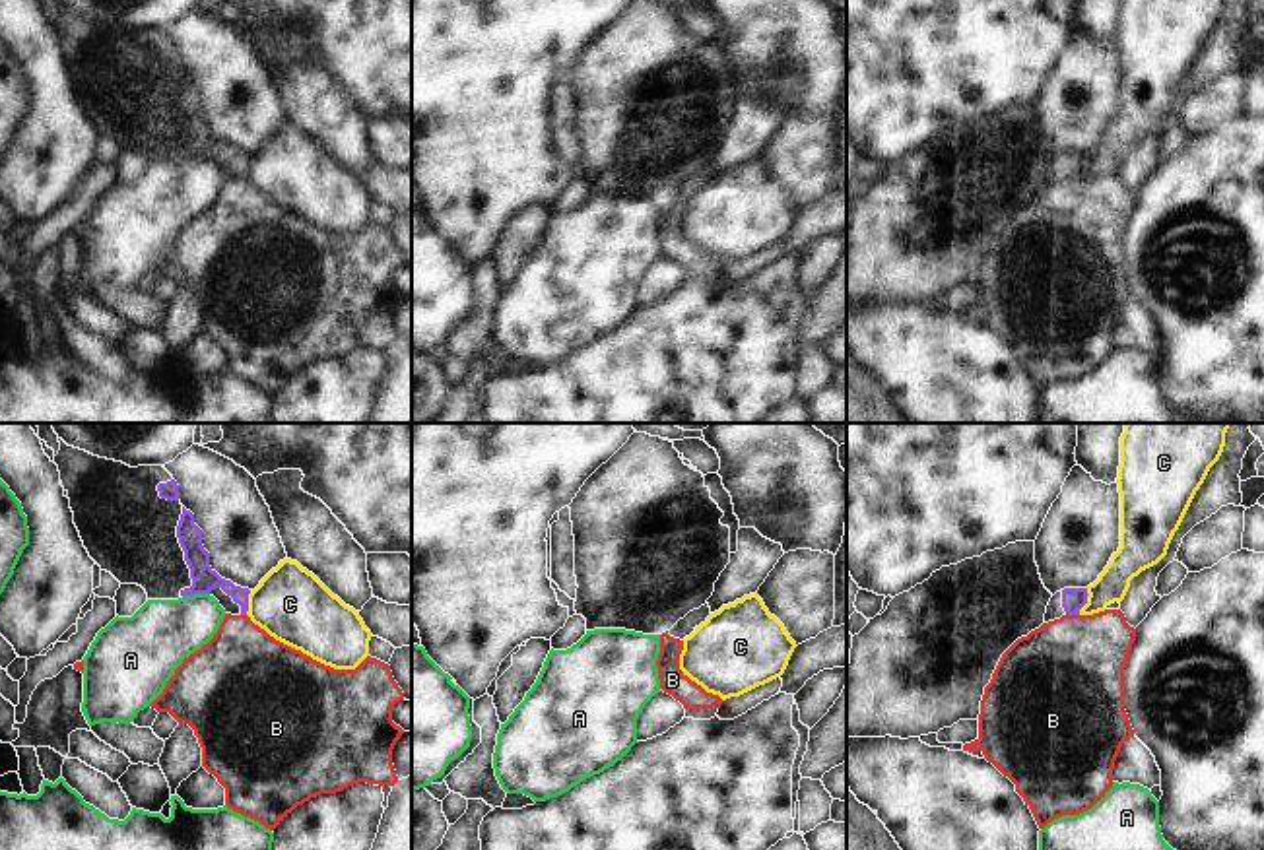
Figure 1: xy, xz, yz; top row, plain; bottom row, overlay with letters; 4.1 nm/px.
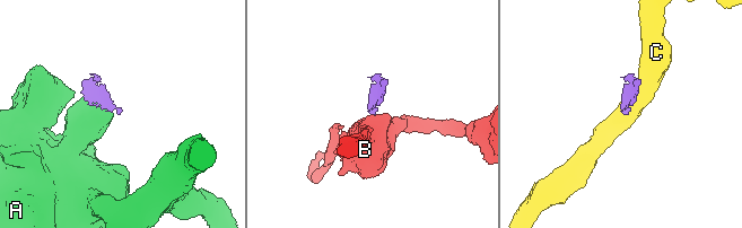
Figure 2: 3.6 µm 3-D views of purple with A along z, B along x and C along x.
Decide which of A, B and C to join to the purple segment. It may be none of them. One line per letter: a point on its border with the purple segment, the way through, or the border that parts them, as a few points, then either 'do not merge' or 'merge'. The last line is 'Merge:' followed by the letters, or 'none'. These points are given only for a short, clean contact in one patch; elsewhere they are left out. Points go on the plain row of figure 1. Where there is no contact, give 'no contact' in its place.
A: xy (195, 158) | along xy (208, 158), (183, 163) | do not merge
B: yz (1072, 179) | along yz (1066, 179), (1078, 181) | do not merge
C: yz (1086, 167) | along yz (1088, 154), (1088, 165), (1078, 179) | do not merge
Merge: none

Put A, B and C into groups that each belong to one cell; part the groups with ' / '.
A / B / C

